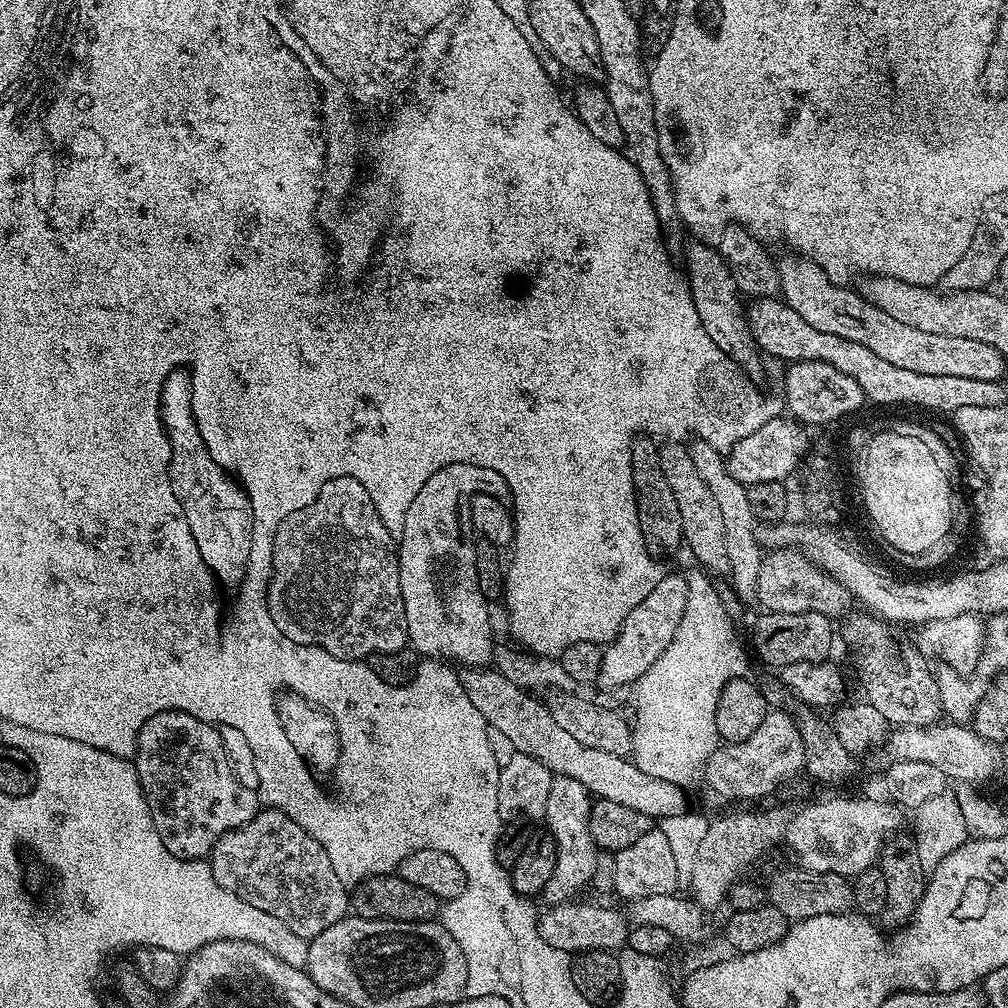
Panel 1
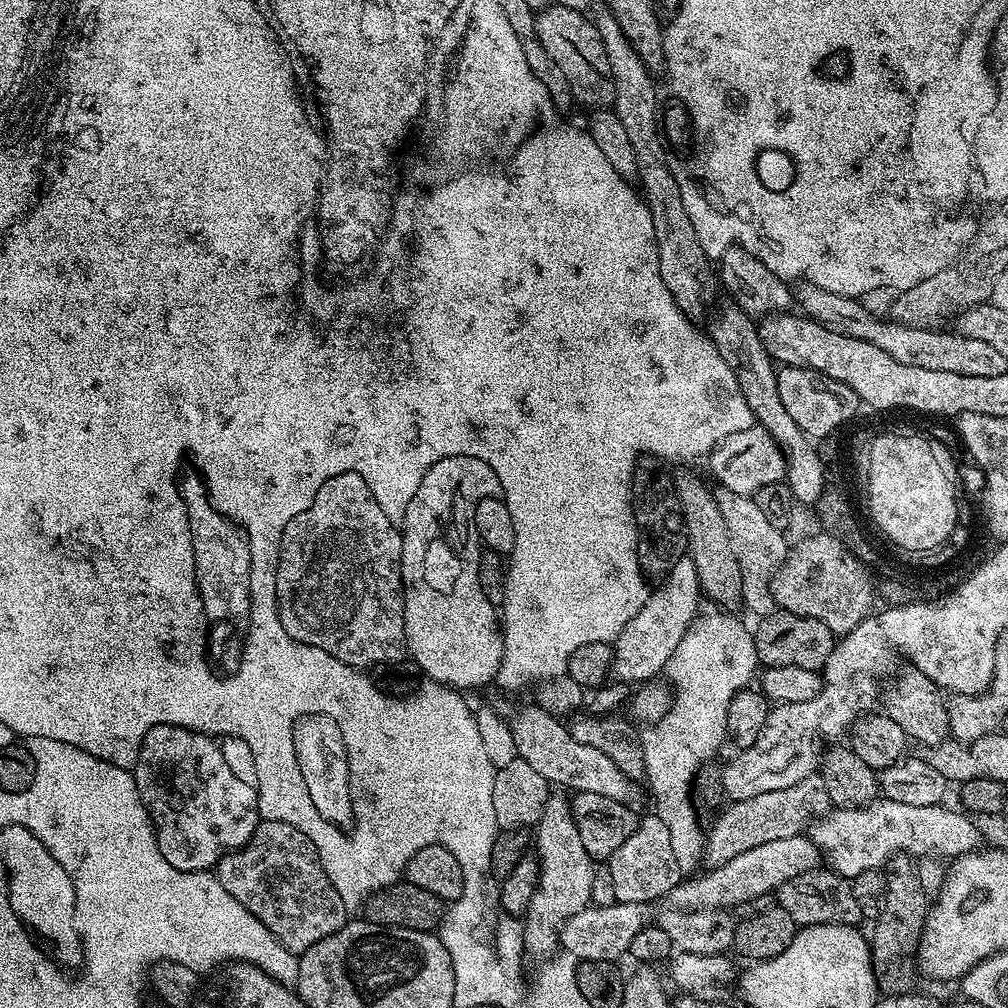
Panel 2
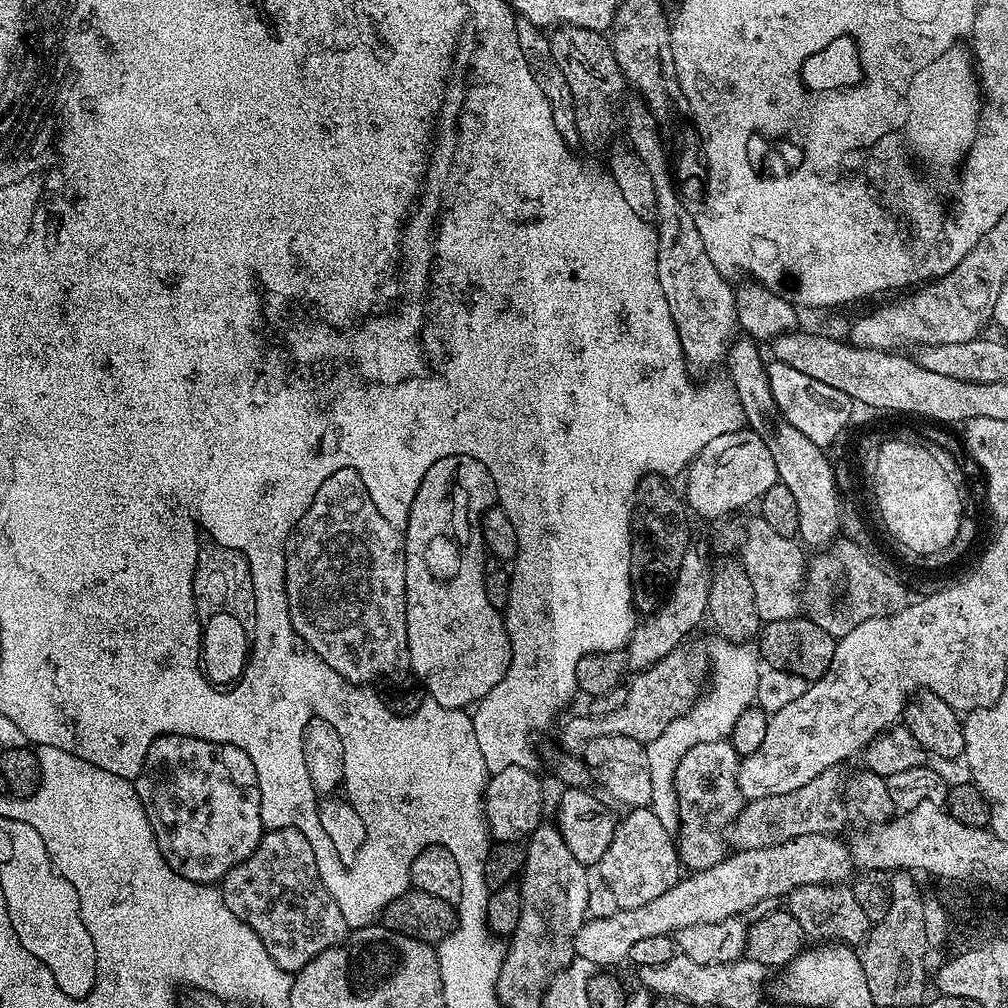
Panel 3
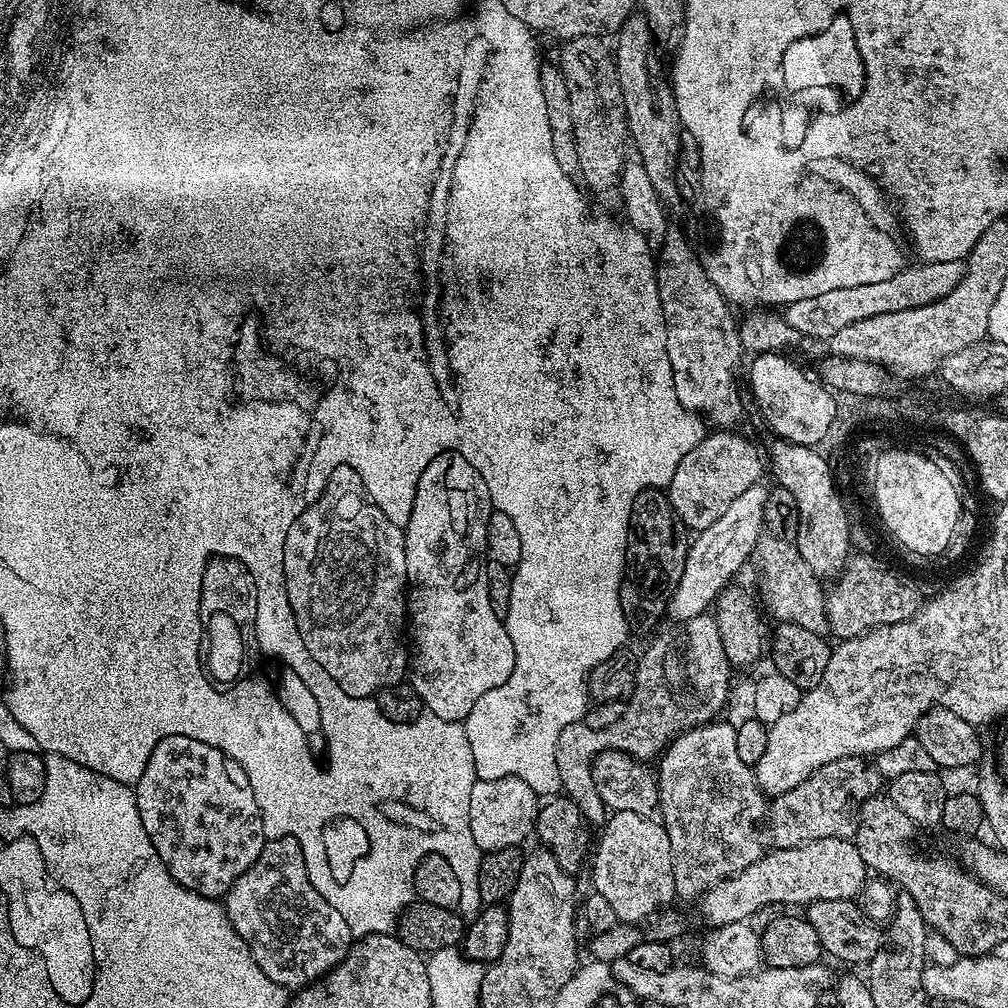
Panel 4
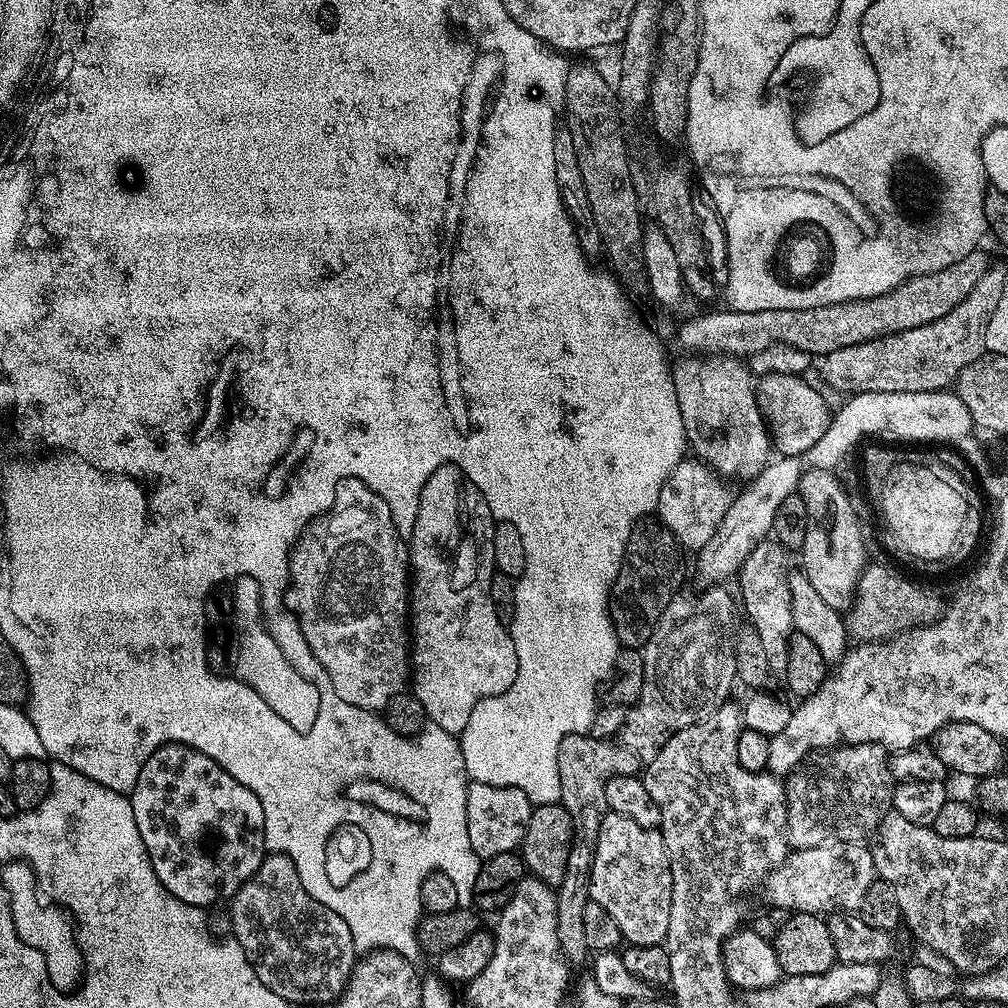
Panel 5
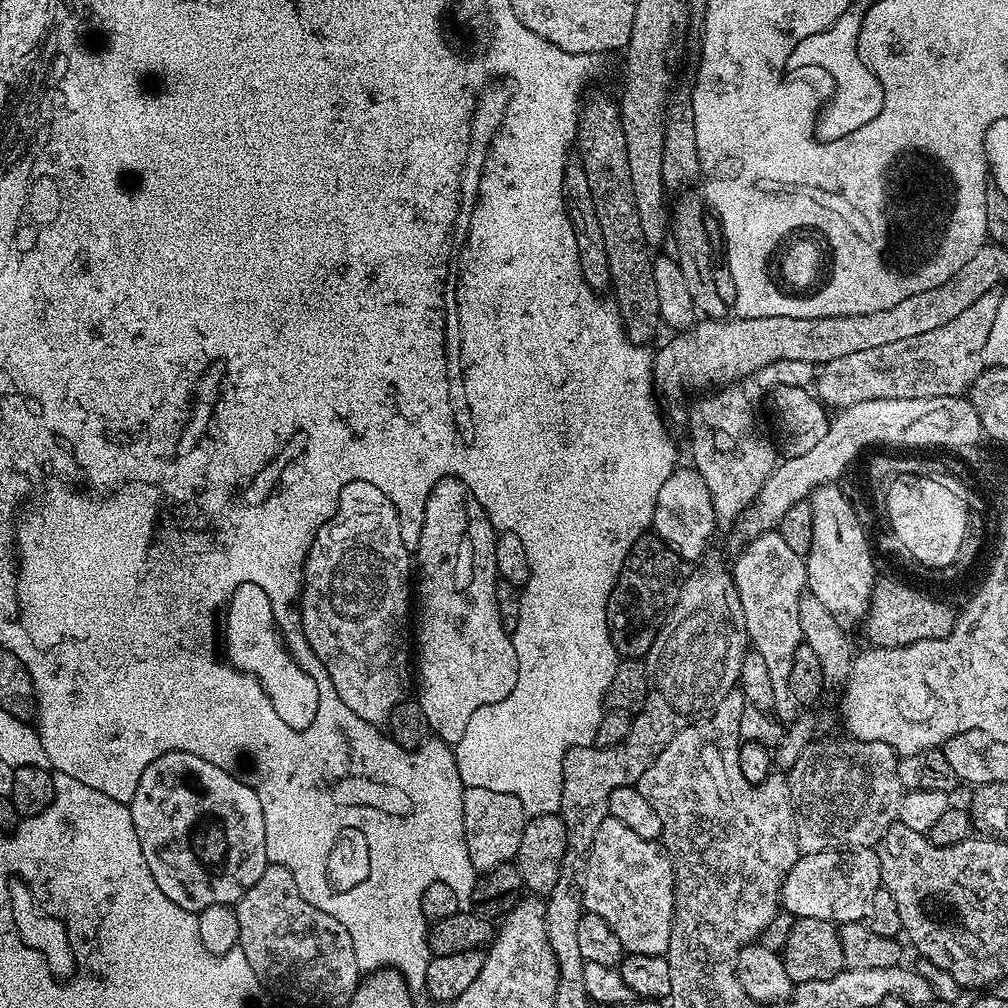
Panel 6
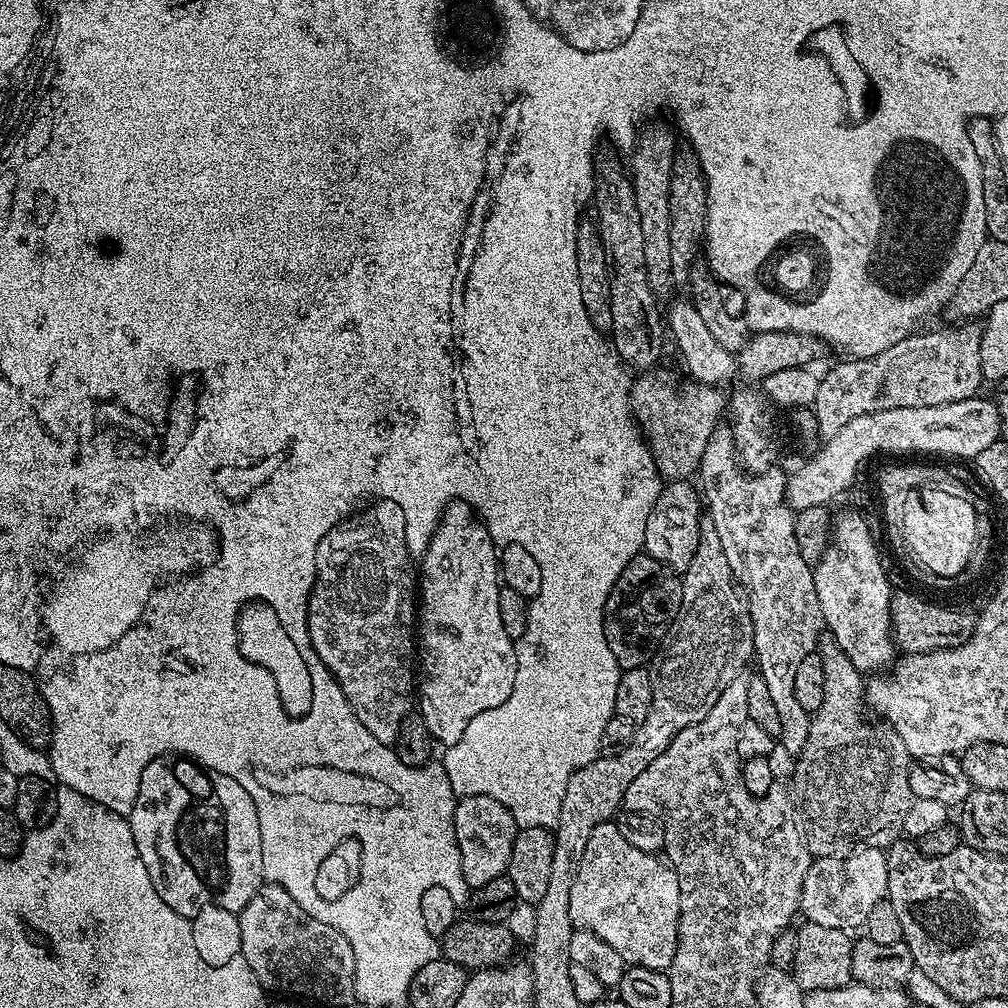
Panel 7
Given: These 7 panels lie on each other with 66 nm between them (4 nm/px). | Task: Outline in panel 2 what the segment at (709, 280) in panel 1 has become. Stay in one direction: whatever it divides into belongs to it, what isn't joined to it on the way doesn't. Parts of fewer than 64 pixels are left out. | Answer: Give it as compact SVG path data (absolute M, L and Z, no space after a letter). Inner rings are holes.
M731 302L722 304L715 309L716 317L712 320L712 332L710 331L712 345L718 350L718 354L722 354L722 362L726 362L730 370L734 370L734 378L738 378L742 398L746 398L746 406L750 406L753 421L759 427L765 428L770 438L774 438L774 442L782 450L786 482L796 495L797 505L819 505L820 495L824 493L826 483L826 475L824 476L826 465L820 458L817 445L812 445L815 443L801 430L798 422L790 418L786 406L782 406L782 398L778 398L776 377L778 368L770 358L770 354L766 354L766 346L762 346L757 321L746 315L737 304Z

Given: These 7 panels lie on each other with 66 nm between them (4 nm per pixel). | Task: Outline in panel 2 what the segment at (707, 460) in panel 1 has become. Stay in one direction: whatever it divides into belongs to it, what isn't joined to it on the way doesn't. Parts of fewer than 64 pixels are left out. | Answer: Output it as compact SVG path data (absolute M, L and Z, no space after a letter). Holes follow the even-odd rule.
M723 490L717 491L715 497L720 503L722 518L726 518L726 526L730 530L734 558L738 558L738 567L742 569L743 607L748 607L756 618L768 616L774 610L772 575L788 557L790 544L784 541L785 533L781 529L770 526L770 521L762 515L762 510L758 510L753 497Z

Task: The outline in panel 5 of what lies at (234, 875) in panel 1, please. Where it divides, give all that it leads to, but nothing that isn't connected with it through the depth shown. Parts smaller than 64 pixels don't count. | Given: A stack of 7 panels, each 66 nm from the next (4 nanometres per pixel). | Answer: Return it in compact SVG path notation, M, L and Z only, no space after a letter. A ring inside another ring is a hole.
M281 852L265 855L254 875L231 897L231 904L231 935L240 943L242 950L248 955L248 961L252 963L252 969L271 992L278 994L292 1006L328 1006L332 1001L340 999L358 959L356 947L350 938L350 926L346 926L346 922L342 922L342 918L338 918L334 910L322 906L322 902L306 894L302 878L298 878L298 870L290 857Z

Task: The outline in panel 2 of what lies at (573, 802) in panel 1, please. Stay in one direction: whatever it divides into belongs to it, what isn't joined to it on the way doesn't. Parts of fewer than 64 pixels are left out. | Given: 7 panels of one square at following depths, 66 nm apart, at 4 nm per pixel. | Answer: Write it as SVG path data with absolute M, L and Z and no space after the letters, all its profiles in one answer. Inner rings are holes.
M553 795L546 802L542 818L534 825L534 855L540 862L540 881L522 920L522 939L525 953L529 957L548 958L557 951L560 927L571 916L592 904L591 886L597 867L592 856L586 854L582 838L578 838L578 826L567 799Z

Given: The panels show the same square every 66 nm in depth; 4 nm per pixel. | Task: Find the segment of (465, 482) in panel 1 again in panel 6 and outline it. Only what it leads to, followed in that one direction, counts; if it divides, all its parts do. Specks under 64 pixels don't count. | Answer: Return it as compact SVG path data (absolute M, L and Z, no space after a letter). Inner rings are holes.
M445 478L439 480L432 487L430 498L426 502L426 510L422 518L422 534L418 538L418 546L414 549L414 564L418 569L418 583L414 588L414 668L420 671L420 696L418 703L424 722L435 734L435 737L449 746L456 745L462 738L466 726L470 723L470 717L474 713L486 708L491 708L494 702L502 702L514 690L518 682L518 654L514 654L511 635L502 626L502 618L498 618L498 606L496 605L496 585L498 583L498 573L496 571L496 537L497 529L492 527L490 518L485 515L479 517L480 524L476 524L476 512L478 516L478 505L474 494L465 486L463 482L455 478Z

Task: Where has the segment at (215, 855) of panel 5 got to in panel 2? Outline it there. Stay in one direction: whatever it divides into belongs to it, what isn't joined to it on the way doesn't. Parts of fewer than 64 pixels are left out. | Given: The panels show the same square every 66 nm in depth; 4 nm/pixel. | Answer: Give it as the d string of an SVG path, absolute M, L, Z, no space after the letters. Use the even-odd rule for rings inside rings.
M159 724L146 734L136 756L136 789L156 829L160 852L183 872L215 869L221 856L241 848L262 823L256 789L240 784L226 766L213 737L173 724Z

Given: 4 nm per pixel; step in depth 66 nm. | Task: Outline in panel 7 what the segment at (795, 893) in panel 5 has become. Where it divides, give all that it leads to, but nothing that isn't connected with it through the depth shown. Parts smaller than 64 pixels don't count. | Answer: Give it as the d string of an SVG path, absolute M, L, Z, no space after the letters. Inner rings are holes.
M860 848L855 854L817 856L802 882L800 912L810 924L859 929L870 918L870 910L874 910L874 906L878 906L887 895L888 857L881 849Z

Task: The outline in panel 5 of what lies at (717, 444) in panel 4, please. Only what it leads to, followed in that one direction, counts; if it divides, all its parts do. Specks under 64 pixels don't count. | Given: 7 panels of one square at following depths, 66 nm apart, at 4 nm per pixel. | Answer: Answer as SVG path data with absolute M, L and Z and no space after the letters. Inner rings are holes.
M685 458L679 464L672 465L670 478L666 478L660 491L658 518L663 527L675 536L681 549L699 550L710 542L710 538L714 538L716 528L734 499L733 493L728 493L722 481L708 464L696 458Z

